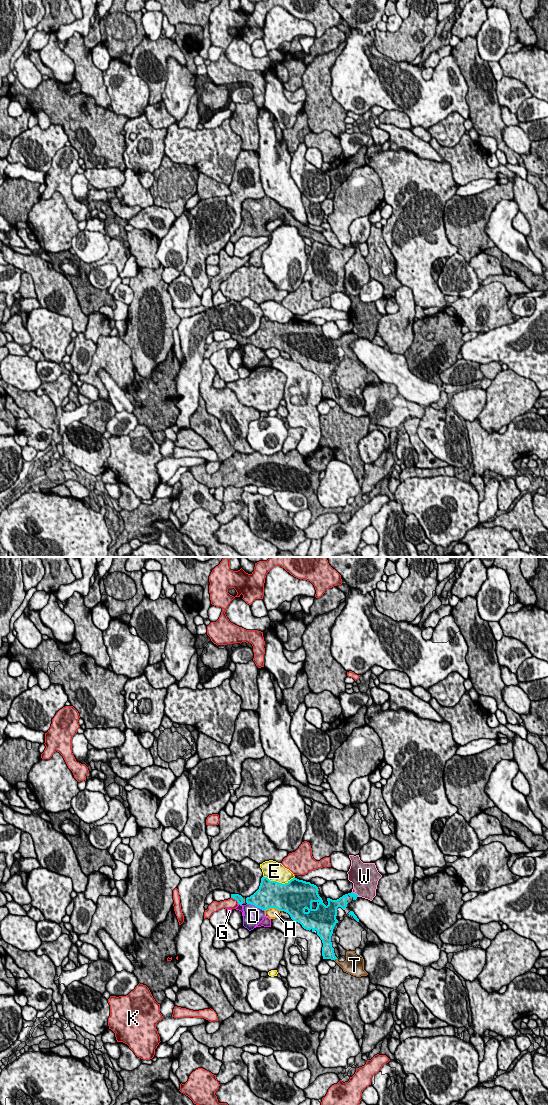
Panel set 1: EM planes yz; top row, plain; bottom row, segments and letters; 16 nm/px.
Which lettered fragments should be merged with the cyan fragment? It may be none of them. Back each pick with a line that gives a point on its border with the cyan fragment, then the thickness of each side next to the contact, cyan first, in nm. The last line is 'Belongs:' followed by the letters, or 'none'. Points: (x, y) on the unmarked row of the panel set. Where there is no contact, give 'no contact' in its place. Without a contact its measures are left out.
T: yz (335, 398) | 190/220 nm
Belongs: T

